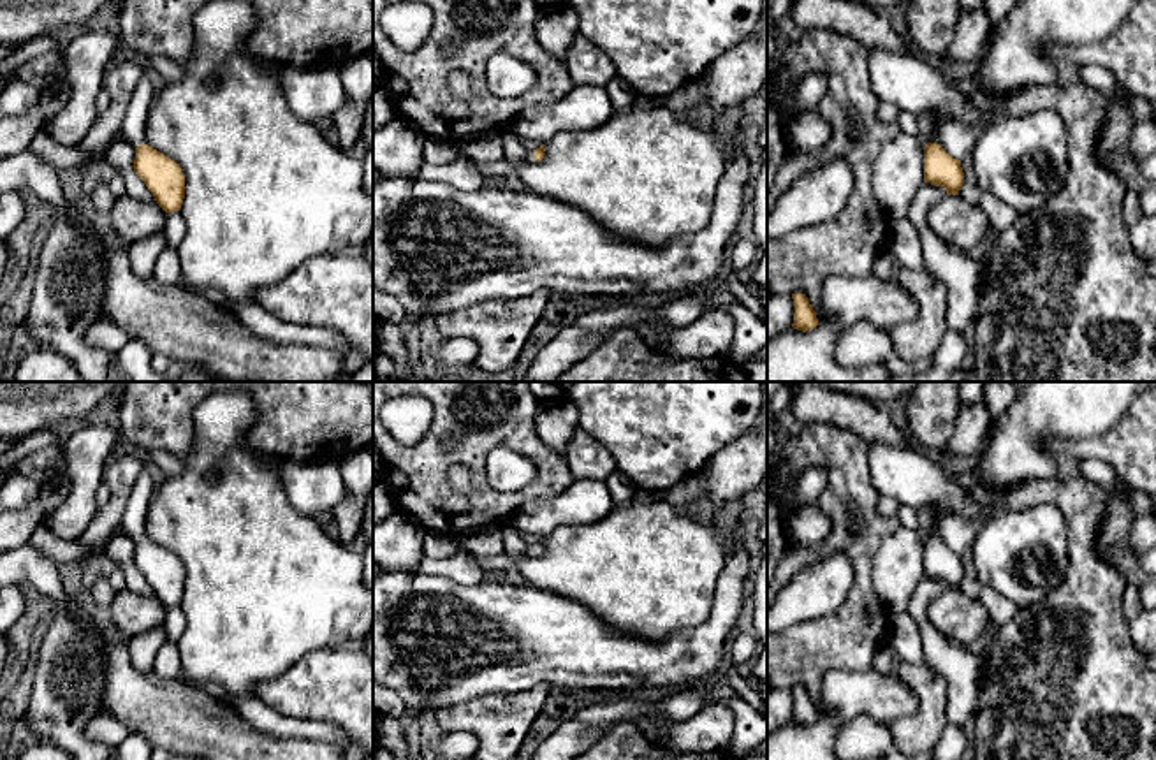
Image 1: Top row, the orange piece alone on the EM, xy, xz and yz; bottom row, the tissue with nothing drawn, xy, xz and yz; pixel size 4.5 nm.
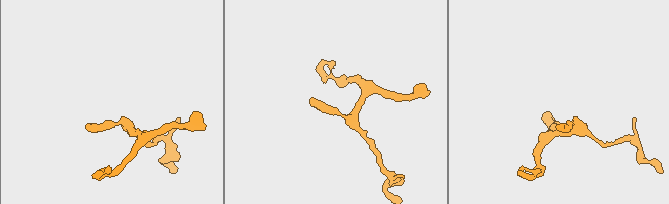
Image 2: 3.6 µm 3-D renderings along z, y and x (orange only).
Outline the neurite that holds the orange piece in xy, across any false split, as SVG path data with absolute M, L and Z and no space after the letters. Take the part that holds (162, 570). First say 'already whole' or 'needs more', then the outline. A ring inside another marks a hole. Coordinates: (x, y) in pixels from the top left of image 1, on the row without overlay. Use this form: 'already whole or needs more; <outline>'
needs more; M146 464L128 496L121 524L128 537L135 540L135 568L153 588L157 598L165 607L174 607L181 603L185 593L185 570L181 561L144 537L146 514L155 489L153 466Z

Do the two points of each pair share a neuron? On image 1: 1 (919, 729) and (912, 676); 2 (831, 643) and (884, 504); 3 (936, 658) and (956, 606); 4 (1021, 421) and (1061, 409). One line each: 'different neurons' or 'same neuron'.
1: same neuron
2: different neurons
3: different neurons
4: same neuron

